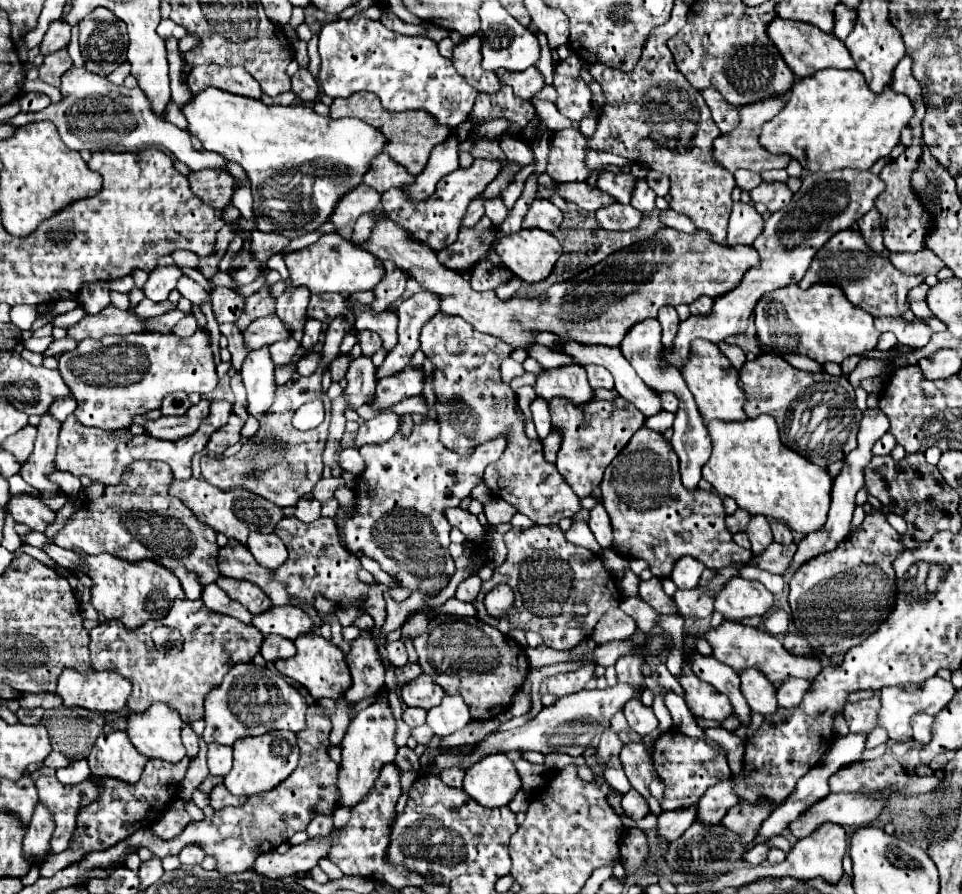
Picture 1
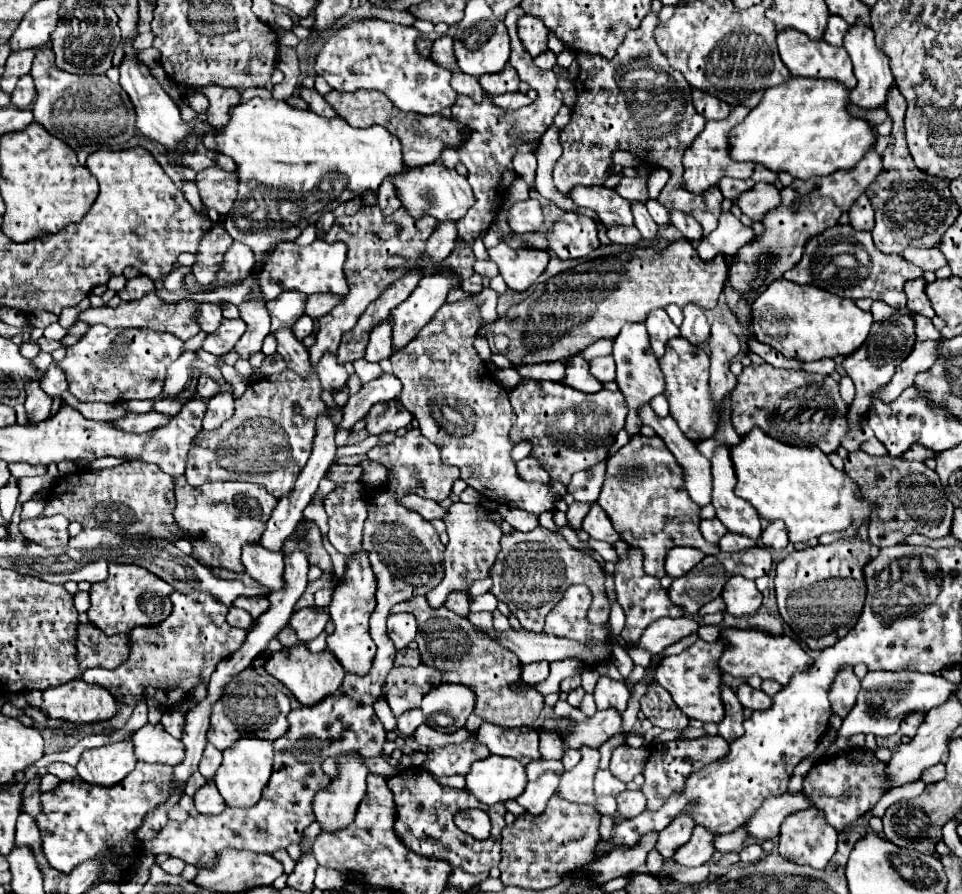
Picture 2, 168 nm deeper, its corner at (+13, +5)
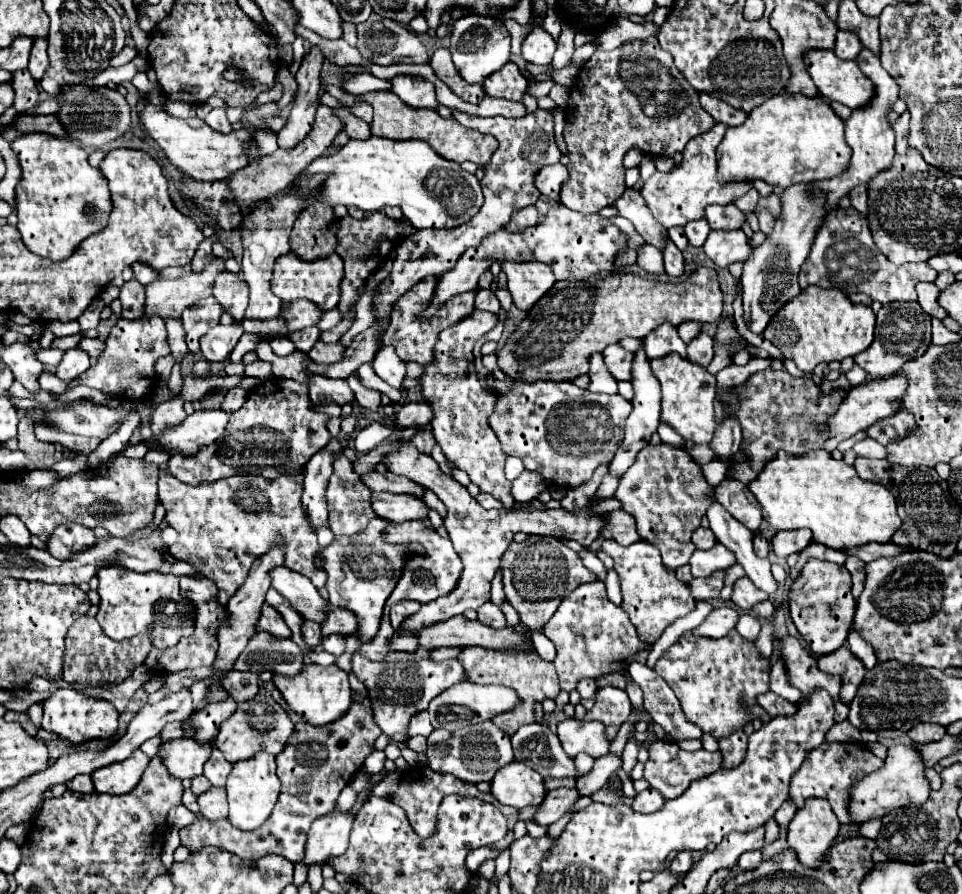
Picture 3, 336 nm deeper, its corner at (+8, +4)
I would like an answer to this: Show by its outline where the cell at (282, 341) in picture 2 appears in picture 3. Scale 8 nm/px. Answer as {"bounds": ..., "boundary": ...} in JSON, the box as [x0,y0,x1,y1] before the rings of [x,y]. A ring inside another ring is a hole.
{"bounds":[310,377,354,405],"boundary":[[[310,377],[310,399],[314,401],[314,405],[326,405],[326,403],[336,403],[336,405],[344,405],[344,403],[354,403],[354,391],[350,389],[350,385],[346,381],[330,381],[328,377]]]}

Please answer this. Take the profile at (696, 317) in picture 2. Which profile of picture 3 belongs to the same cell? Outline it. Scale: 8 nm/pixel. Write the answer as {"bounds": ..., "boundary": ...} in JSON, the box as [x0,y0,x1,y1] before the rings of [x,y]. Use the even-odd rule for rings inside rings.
{"bounds":[688,333,714,367],"boundary":[[[700,333],[690,345],[688,345],[688,359],[692,363],[698,363],[702,367],[708,367],[714,357],[714,339],[708,337],[706,333]]]}

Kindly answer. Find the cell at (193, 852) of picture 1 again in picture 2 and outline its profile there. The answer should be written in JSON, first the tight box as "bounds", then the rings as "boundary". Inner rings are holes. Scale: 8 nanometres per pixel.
{"bounds":[161,856,185,874],"boundary":[[[169,856],[169,858],[161,864],[161,868],[163,868],[165,872],[169,872],[169,874],[181,874],[181,872],[183,872],[183,868],[185,868],[185,862],[183,862],[181,858]]]}

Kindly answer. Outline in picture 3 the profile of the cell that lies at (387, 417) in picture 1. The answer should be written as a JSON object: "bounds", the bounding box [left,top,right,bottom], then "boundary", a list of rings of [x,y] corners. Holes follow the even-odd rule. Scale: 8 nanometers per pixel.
{"bounds":[396,401,434,427],"boundary":[[[412,401],[402,405],[402,409],[396,415],[396,425],[402,427],[418,427],[418,425],[428,425],[432,421],[434,413],[428,401]]]}

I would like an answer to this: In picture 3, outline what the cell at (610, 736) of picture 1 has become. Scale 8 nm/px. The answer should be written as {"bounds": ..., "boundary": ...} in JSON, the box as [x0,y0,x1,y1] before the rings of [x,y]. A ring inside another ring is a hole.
{"bounds":[532,789,578,825],"boundary":[[[554,789],[554,791],[548,791],[544,801],[542,801],[542,805],[534,813],[532,821],[538,823],[538,825],[552,825],[572,807],[572,803],[576,799],[578,799],[578,793],[572,791],[572,789]]]}

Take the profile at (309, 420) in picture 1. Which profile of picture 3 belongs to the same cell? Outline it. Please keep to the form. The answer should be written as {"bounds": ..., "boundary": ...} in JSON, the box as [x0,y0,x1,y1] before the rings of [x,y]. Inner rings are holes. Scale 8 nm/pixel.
{"bounds":[337,414,356,449],"boundary":[[[352,414],[346,416],[343,419],[343,421],[341,421],[341,430],[337,435],[337,438],[341,441],[343,449],[346,449],[348,447],[348,440],[349,440],[348,436],[350,436],[355,431],[354,429],[355,424],[356,424],[356,419]]]}

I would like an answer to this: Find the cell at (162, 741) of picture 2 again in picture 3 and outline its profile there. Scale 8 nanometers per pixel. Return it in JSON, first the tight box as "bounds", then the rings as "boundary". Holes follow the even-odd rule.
{"bounds":[158,739,212,779],"boundary":[[[176,739],[160,745],[158,753],[162,753],[164,765],[174,777],[192,779],[202,775],[204,763],[210,759],[212,745],[198,743],[196,739]]]}

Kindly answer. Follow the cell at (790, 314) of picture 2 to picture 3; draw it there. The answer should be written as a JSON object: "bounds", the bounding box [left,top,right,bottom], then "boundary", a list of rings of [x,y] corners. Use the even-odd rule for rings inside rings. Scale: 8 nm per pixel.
{"bounds":[764,285,874,373],"boundary":[[[810,285],[778,311],[778,317],[766,327],[764,337],[776,345],[786,359],[792,359],[800,371],[812,373],[820,363],[842,361],[868,349],[874,339],[874,323],[874,311],[866,305],[852,303],[842,289]]]}

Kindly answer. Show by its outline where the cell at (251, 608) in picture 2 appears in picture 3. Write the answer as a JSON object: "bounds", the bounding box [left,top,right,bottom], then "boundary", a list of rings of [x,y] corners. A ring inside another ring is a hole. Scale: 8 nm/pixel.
{"bounds":[256,603,290,639],"boundary":[[[268,603],[262,605],[262,611],[260,611],[260,619],[258,619],[258,625],[256,625],[258,631],[266,631],[274,637],[280,637],[280,639],[288,639],[290,637],[290,629],[288,625],[284,623],[282,615],[270,607]]]}

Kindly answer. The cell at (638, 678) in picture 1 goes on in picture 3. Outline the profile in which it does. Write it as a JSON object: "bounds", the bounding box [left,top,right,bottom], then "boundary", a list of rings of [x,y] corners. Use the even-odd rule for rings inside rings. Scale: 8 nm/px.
{"bounds":[584,687,632,743],"boundary":[[[602,687],[602,689],[598,689],[596,705],[586,713],[584,719],[604,723],[606,739],[608,739],[608,743],[612,743],[618,729],[630,717],[630,713],[632,713],[632,703],[630,703],[626,691],[616,689],[616,687]]]}

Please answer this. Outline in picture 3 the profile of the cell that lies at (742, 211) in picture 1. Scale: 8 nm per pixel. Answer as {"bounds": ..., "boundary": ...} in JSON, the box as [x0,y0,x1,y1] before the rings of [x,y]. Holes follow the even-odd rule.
{"bounds":[704,231,752,267],"boundary":[[[712,231],[704,243],[704,253],[718,265],[728,267],[736,261],[746,261],[752,249],[744,231]]]}

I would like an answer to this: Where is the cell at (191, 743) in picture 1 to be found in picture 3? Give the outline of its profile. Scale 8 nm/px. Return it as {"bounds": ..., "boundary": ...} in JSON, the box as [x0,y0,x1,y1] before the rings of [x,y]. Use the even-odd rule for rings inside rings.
{"bounds":[160,723,182,743],"boundary":[[[170,723],[170,725],[166,725],[162,731],[160,731],[160,741],[162,743],[166,743],[166,741],[174,741],[174,739],[178,739],[182,735],[182,723]]]}

